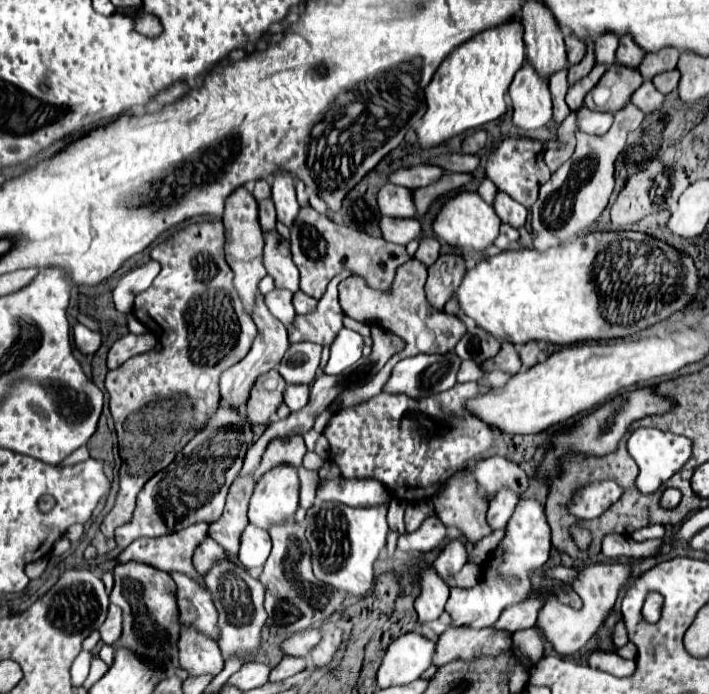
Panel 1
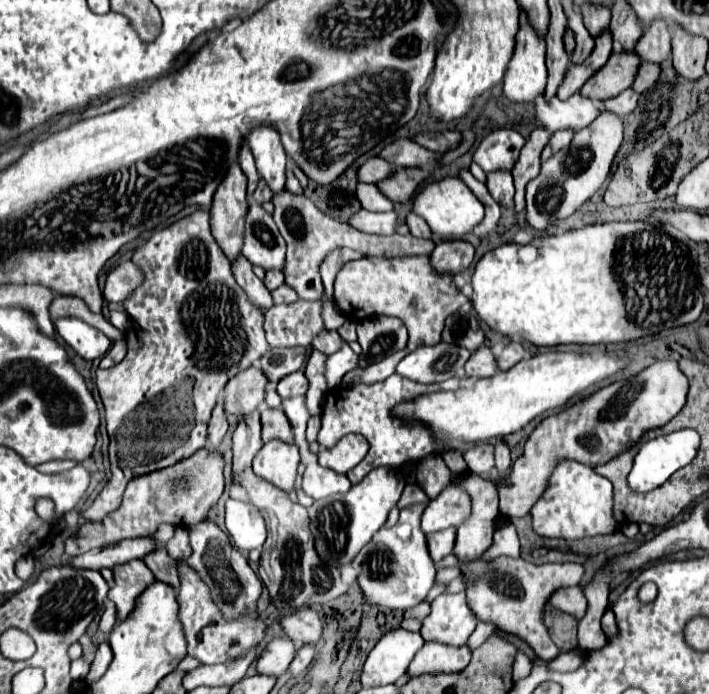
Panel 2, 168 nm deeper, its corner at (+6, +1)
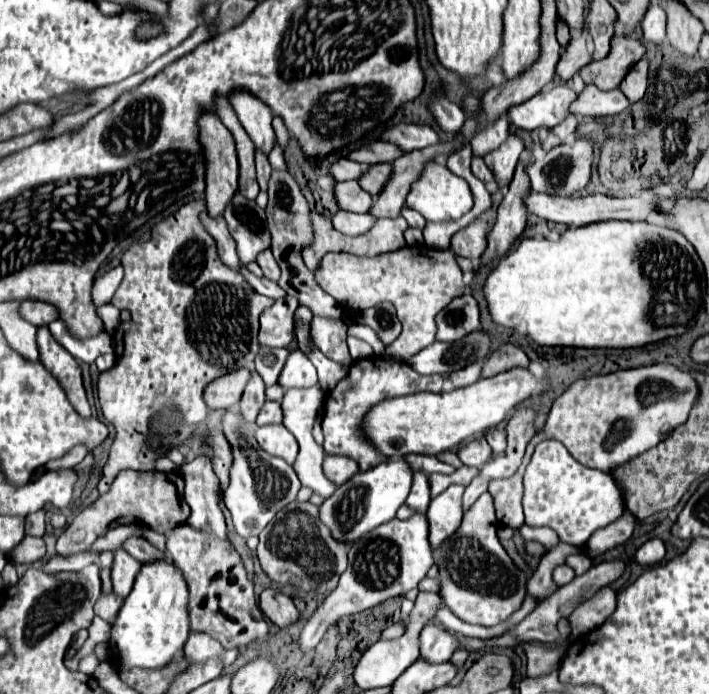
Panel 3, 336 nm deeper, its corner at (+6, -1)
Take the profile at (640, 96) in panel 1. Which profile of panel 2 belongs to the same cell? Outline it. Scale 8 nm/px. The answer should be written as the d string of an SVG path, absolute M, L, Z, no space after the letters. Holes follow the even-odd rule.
M629 88L629 90L621 92L619 96L607 100L605 108L611 110L611 112L615 112L615 114L619 114L619 116L627 116L629 112L633 112L637 108L637 102L639 102L639 94Z

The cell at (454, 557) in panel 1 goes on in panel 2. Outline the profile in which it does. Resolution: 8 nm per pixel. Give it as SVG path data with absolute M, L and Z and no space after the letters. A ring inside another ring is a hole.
M455 528L443 530L443 532L435 532L435 536L431 536L431 540L427 540L429 544L429 554L433 558L433 562L441 562L445 556L449 556L453 552L455 546Z

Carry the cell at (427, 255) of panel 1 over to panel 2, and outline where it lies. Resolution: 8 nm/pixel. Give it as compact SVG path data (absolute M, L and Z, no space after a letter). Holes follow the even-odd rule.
M413 212L407 216L407 226L409 226L409 230L411 230L411 234L413 234L415 238L425 238L425 240L431 238L431 230L429 230L429 226L425 224L425 220L419 218L419 216L415 216Z

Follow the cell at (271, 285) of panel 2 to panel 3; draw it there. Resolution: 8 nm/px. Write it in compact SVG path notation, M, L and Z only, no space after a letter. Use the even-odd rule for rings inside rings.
M263 250L259 256L257 256L257 264L261 266L263 274L271 280L279 280L279 264L275 262L271 250Z

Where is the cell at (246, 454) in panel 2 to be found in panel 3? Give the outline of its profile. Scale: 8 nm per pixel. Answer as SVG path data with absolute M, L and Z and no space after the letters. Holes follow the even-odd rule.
M251 370L251 378L245 386L245 392L241 396L241 404L239 404L239 412L243 414L243 418L247 418L247 422L251 422L255 426L255 418L259 408L265 402L265 386L263 380L259 378L259 374L255 370Z

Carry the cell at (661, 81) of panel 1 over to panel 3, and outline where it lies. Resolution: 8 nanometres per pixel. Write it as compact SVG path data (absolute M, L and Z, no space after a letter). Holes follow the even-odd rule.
M641 58L631 72L619 84L619 90L627 96L629 102L637 102L645 96L647 90L647 58Z

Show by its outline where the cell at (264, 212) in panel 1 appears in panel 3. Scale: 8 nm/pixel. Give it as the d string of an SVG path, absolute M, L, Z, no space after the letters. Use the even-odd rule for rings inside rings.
M255 150L255 166L257 166L257 182L261 186L261 190L267 190L267 180L271 176L271 164L267 154L263 154L261 150Z

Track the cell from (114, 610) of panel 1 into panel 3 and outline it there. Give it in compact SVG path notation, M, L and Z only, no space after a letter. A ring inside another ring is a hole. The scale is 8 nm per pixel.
M113 592L111 594L101 594L97 604L95 604L95 614L101 616L103 620L107 620L109 624L113 624L117 614L119 614L119 610L121 610L121 606L123 606L123 598L121 596L117 596Z

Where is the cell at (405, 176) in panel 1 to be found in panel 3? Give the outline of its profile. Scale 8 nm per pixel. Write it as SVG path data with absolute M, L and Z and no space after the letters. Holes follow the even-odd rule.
M341 158L341 160L337 160L337 162L333 162L329 166L329 174L337 182L341 182L341 180L357 180L359 174L363 174L363 170L367 170L367 166L363 166L359 162L351 162L347 158Z

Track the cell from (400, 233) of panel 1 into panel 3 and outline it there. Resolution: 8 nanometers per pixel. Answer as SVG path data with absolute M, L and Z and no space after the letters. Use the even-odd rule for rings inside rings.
M337 210L331 216L331 222L333 222L335 230L339 230L341 234L359 236L359 234L365 234L367 228L371 228L375 224L375 218L369 218L369 214L355 214L355 212Z

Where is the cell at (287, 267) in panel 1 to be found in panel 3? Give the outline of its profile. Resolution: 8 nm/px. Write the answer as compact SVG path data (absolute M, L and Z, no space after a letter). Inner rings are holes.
M237 192L229 200L223 216L233 240L237 242L237 254L243 264L253 262L259 252L271 246L265 210L253 200L247 200Z

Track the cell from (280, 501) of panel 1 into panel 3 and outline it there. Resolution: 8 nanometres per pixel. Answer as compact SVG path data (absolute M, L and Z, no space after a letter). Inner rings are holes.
M281 424L257 428L257 442L259 446L263 446L263 450L287 460L289 464L293 464L297 458L295 436Z

